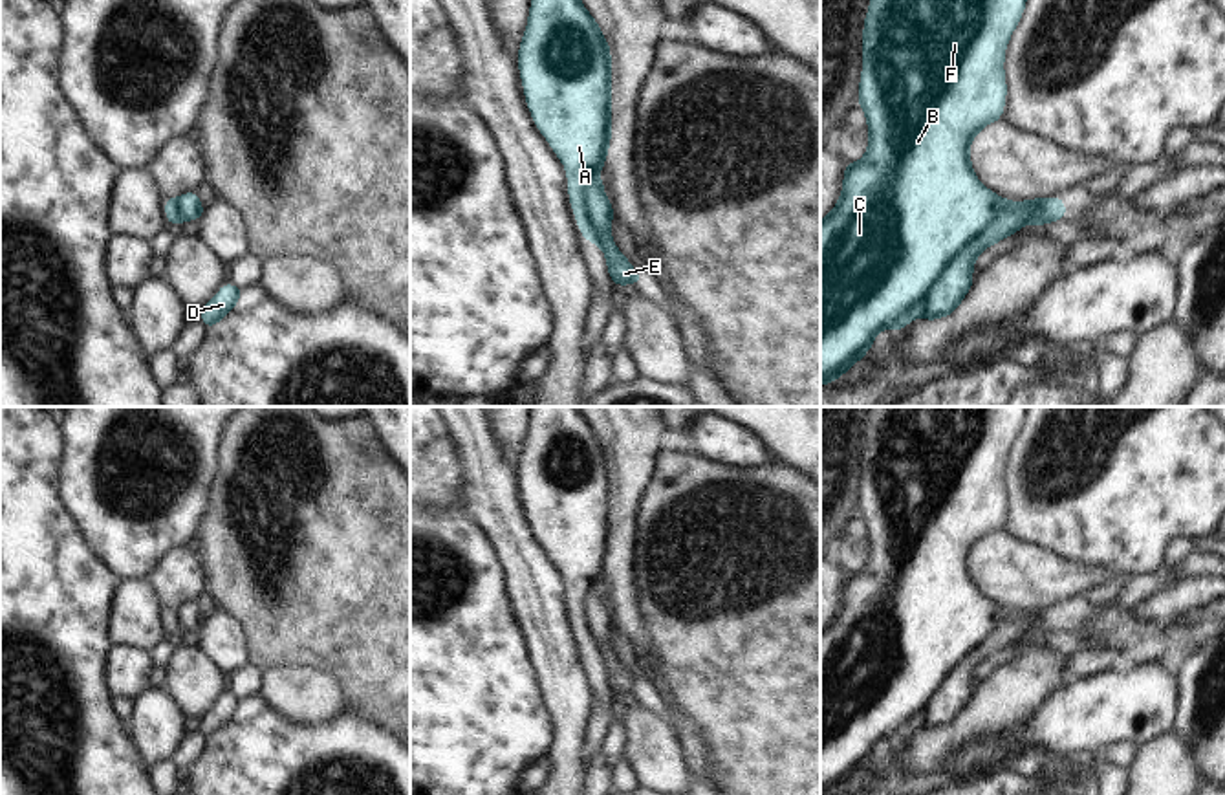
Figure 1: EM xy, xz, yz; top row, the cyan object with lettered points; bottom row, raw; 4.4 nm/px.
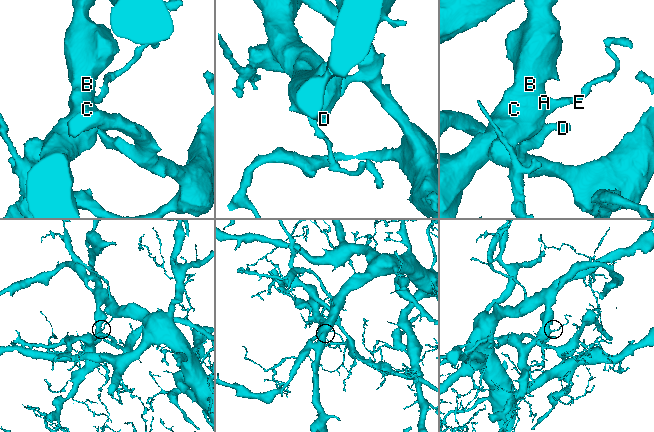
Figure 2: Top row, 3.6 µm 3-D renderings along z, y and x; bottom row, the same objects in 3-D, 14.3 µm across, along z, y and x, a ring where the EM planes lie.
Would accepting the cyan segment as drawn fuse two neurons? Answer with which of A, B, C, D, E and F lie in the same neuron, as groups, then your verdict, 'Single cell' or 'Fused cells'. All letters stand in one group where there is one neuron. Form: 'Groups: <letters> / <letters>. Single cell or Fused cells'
Groups: A B C F / D E. Fused cells.

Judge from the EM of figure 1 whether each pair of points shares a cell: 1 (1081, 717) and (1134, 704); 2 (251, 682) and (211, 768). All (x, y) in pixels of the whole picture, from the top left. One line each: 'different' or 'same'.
1: same
2: different

